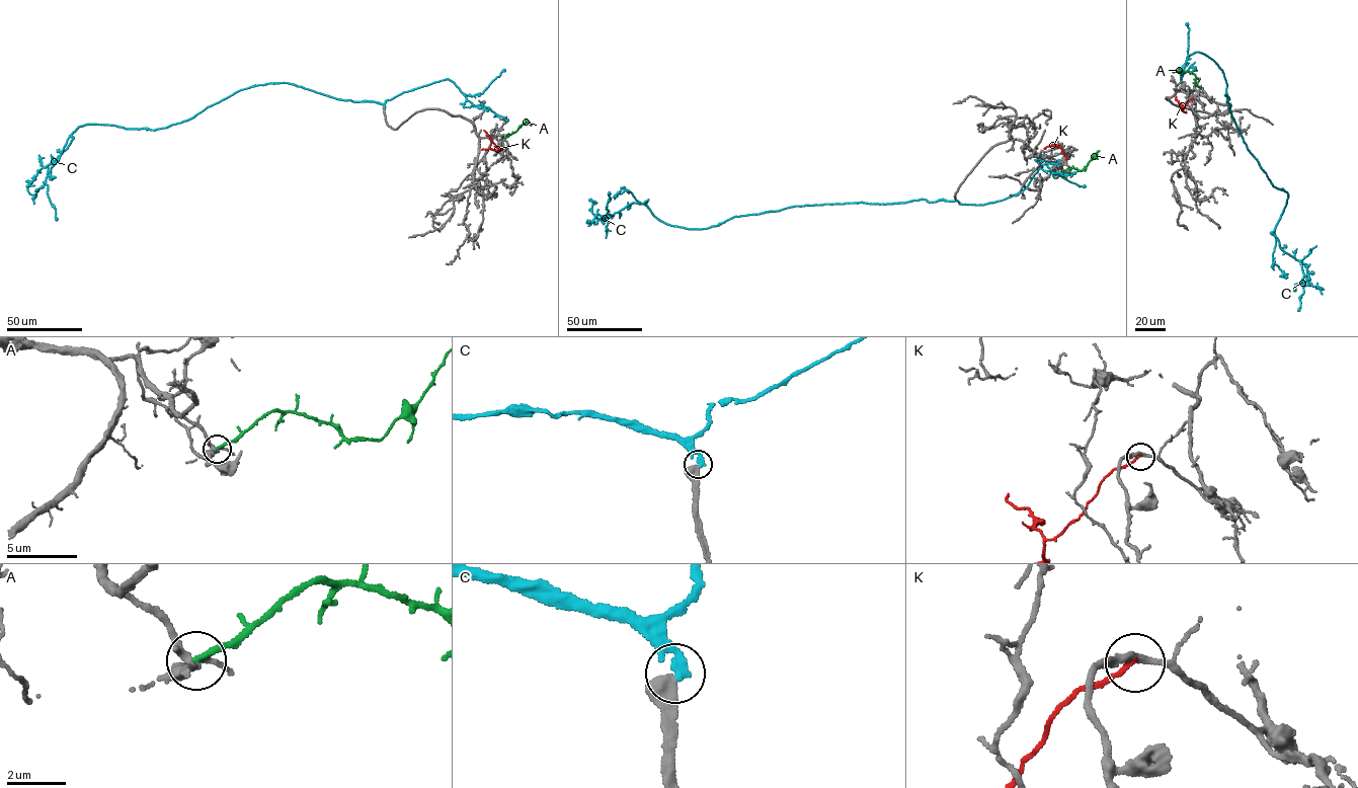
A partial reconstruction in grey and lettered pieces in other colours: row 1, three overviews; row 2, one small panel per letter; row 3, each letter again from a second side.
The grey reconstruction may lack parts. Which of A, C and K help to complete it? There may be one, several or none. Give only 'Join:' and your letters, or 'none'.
Join: none

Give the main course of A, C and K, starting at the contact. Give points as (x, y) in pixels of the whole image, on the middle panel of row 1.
A: (1064, 171), (1071, 167), (1083, 170), (1094, 154), (1098, 159)
C: (957, 200), (796, 206), (701, 229), (659, 220), (648, 200), (612, 216), (609, 191)
K: (1066, 159), (1060, 147), (1051, 146)

